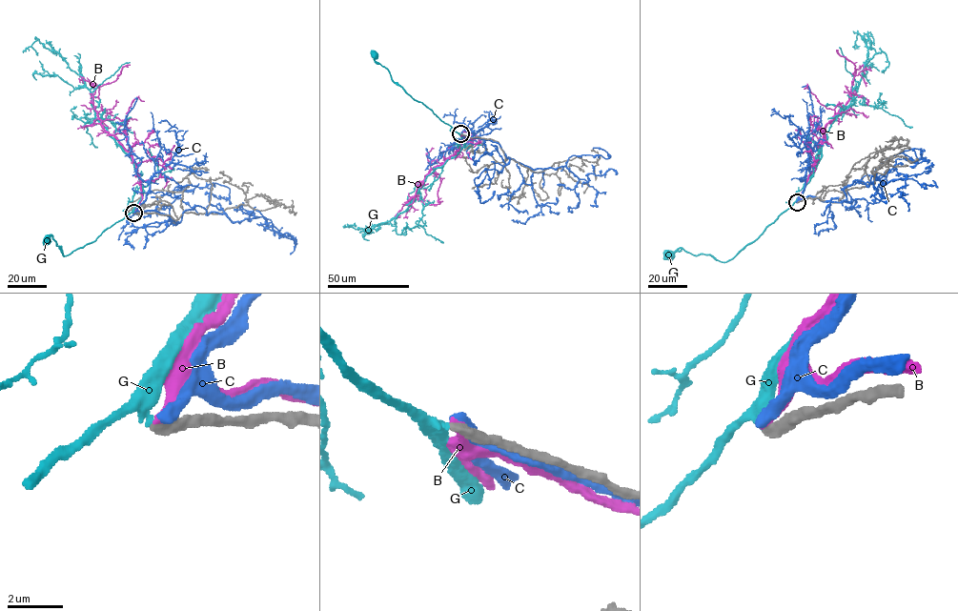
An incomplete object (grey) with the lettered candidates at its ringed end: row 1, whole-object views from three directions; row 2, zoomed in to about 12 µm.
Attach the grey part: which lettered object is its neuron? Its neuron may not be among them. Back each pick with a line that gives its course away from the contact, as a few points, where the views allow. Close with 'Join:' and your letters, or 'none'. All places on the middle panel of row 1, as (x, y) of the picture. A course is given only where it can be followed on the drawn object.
G: course (460, 133), (395, 83), (389, 71), (375, 61), (374, 54)
Join: G

